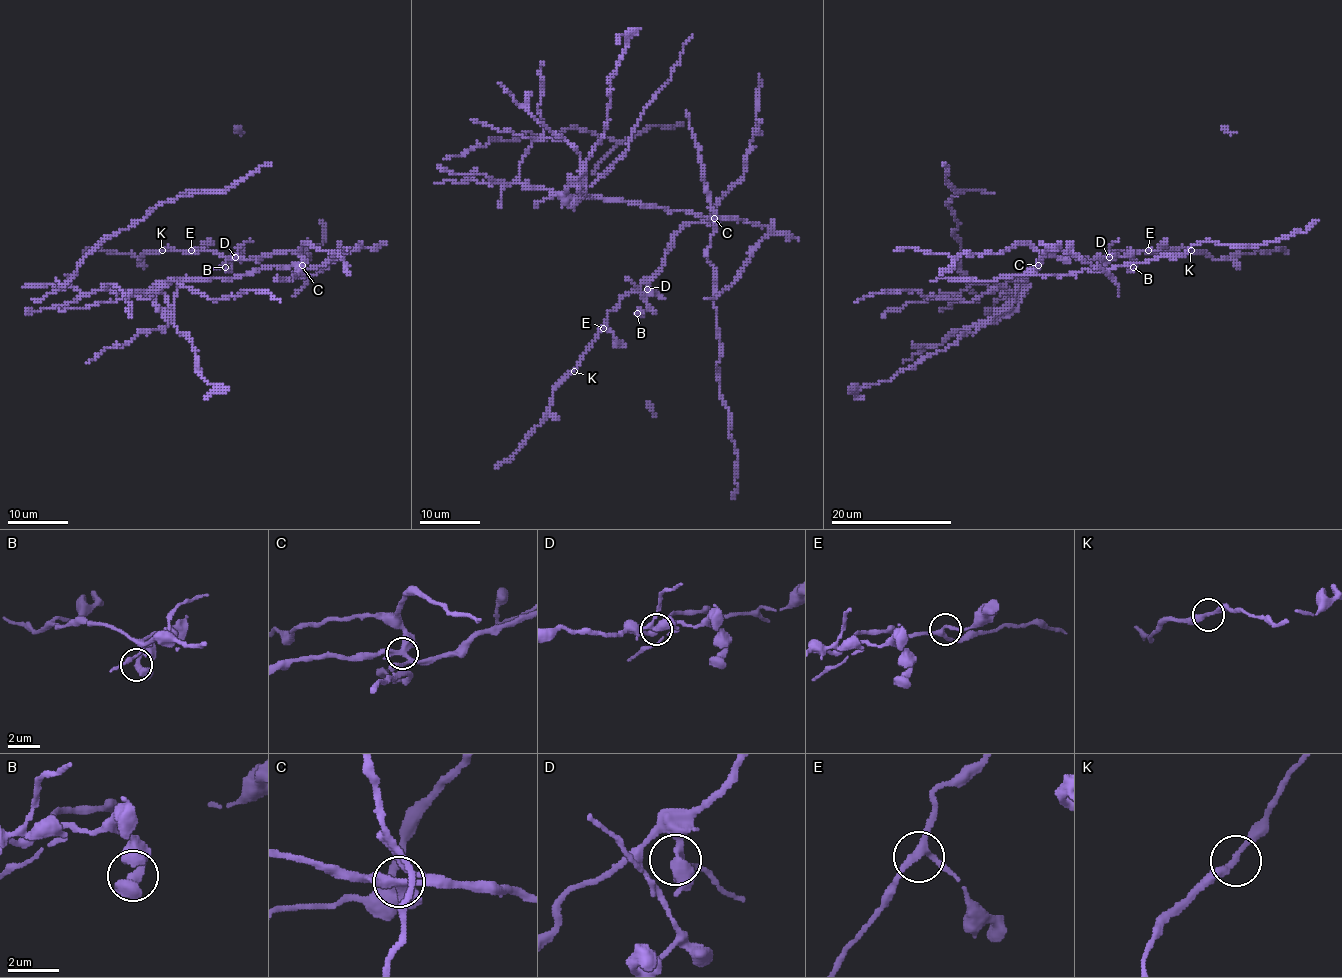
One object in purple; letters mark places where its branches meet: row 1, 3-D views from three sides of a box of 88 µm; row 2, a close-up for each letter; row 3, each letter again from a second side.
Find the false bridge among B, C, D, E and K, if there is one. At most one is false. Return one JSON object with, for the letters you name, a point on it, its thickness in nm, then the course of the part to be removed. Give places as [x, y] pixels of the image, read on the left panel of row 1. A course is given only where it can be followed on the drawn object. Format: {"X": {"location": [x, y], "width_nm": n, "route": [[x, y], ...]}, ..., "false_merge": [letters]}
{"C": {"location": [302, 265], "width_nm": 360, "route": [[302, 265], [173, 280], [158, 291], [85, 292], [29, 309], [154, 209], [225, 192], [270, 165]]}, "false_merge": ["C"]}

